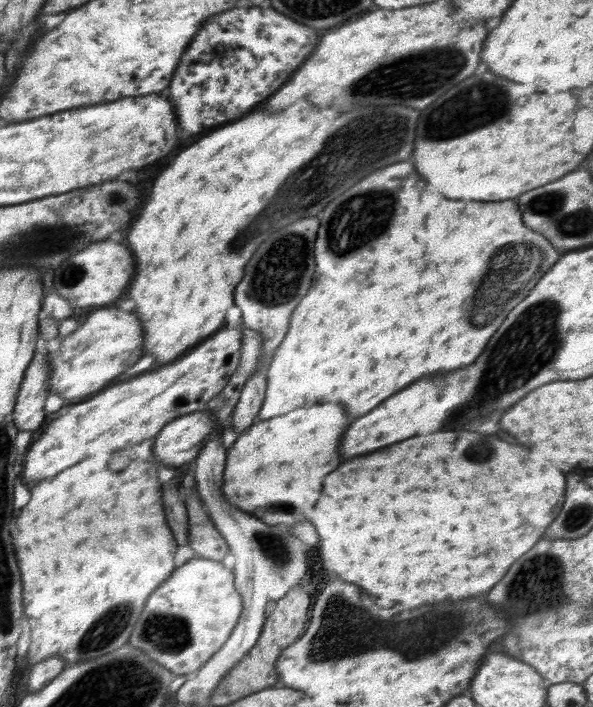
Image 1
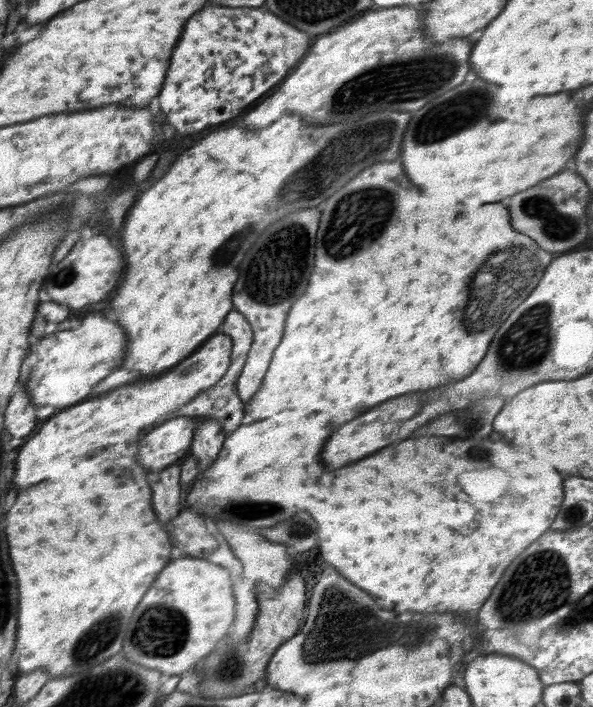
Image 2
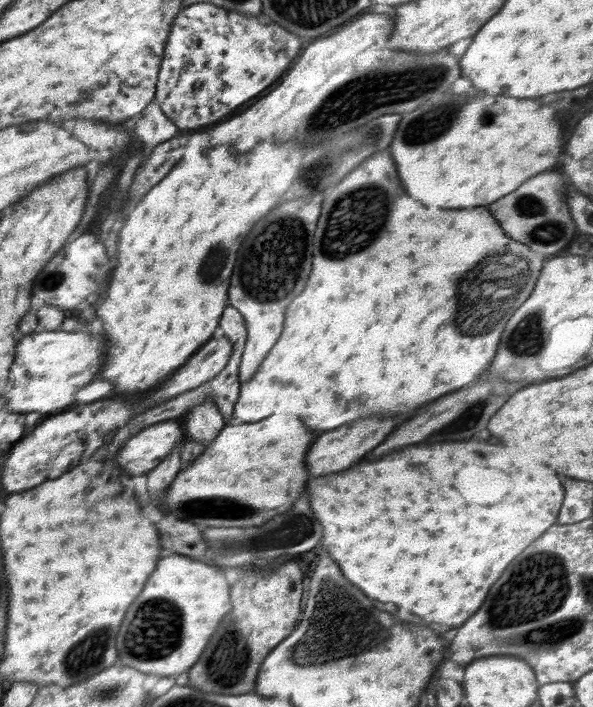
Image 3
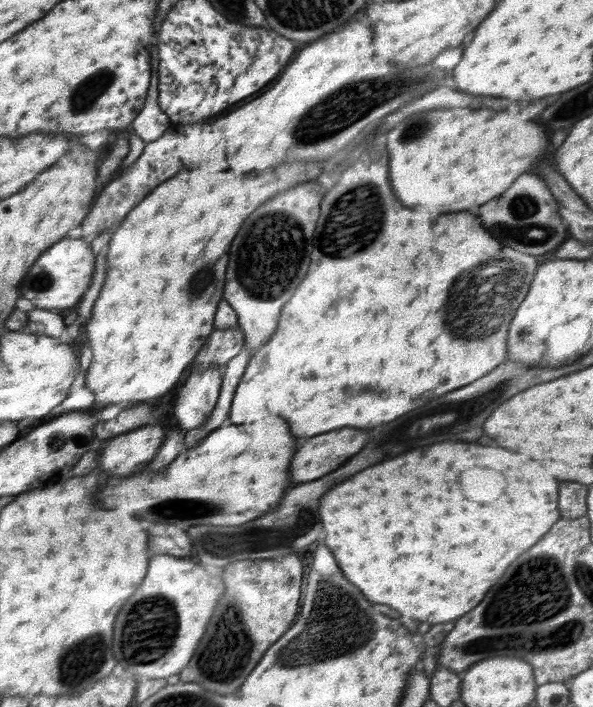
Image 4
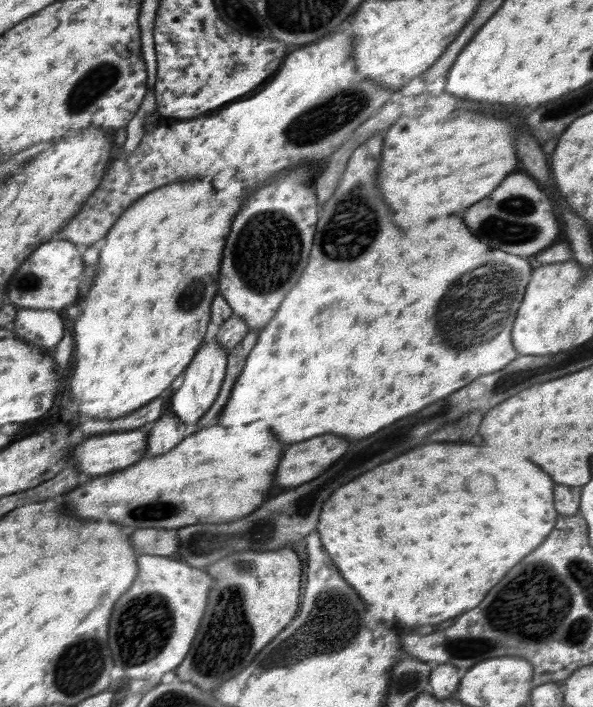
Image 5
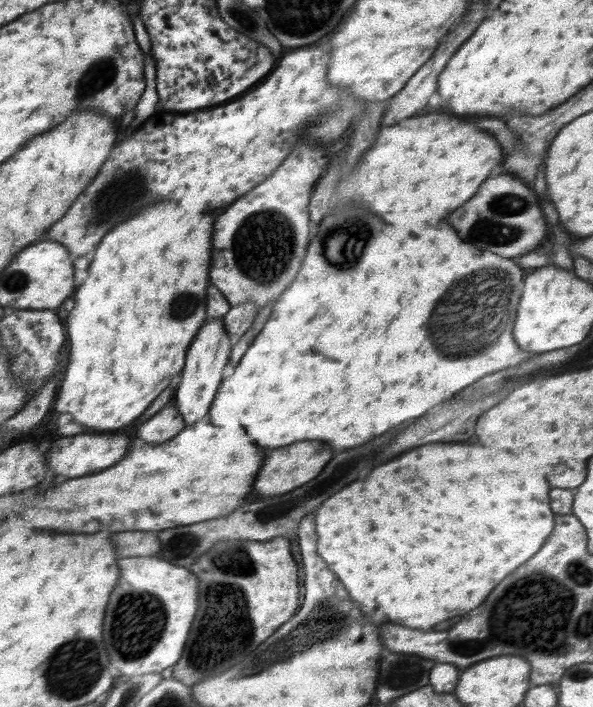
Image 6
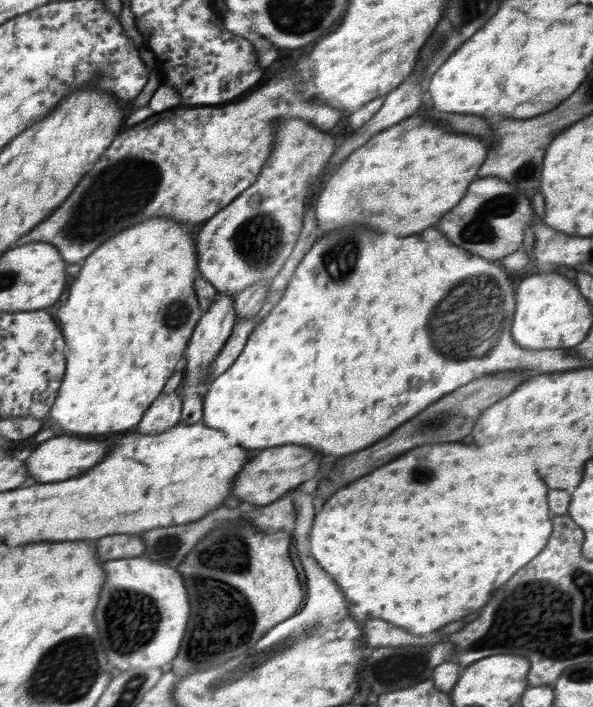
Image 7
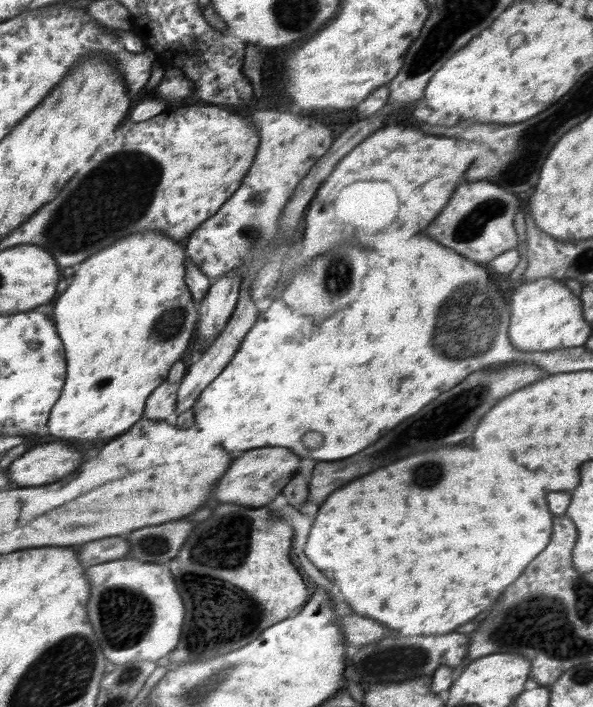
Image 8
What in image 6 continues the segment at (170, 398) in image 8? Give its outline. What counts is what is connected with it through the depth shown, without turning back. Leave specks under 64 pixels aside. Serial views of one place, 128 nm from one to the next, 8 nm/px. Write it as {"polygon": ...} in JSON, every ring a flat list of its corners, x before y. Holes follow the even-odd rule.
{"polygon":[[175,403,159,410,141,425,135,427,136,436,140,436,144,442,164,442,176,436,185,422]]}

